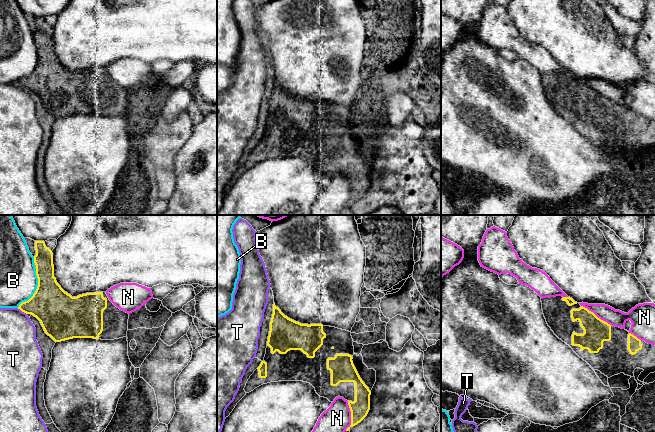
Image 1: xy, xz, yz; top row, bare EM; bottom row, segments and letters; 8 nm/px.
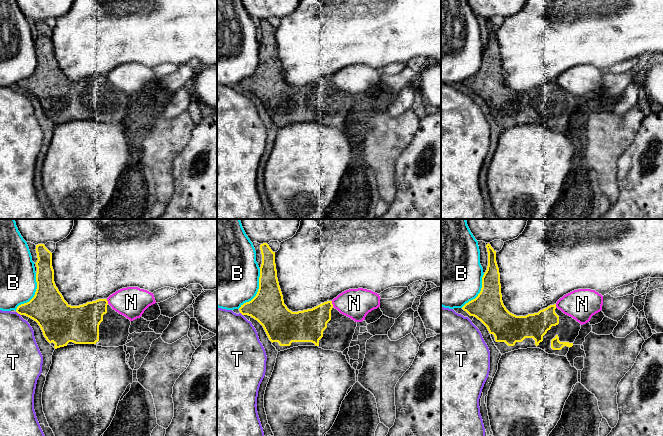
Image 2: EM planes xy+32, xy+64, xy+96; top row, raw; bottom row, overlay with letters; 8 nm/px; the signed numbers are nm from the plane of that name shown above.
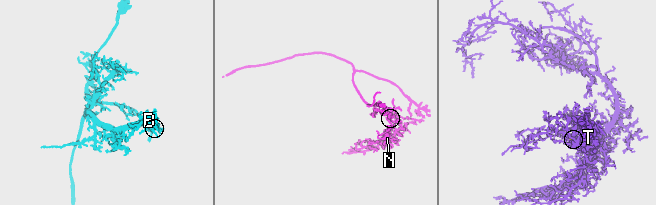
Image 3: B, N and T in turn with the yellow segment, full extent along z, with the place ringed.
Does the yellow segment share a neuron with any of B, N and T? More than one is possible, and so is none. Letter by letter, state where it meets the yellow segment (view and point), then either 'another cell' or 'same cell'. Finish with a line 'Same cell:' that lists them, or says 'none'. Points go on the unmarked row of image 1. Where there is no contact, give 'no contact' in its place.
B: contact xy (36, 65); another cell
N: contact xz (351, 192); another cell
T: contact xy (22, 87); another cell
Same cell: none

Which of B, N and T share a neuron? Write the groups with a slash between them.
B / N / T

